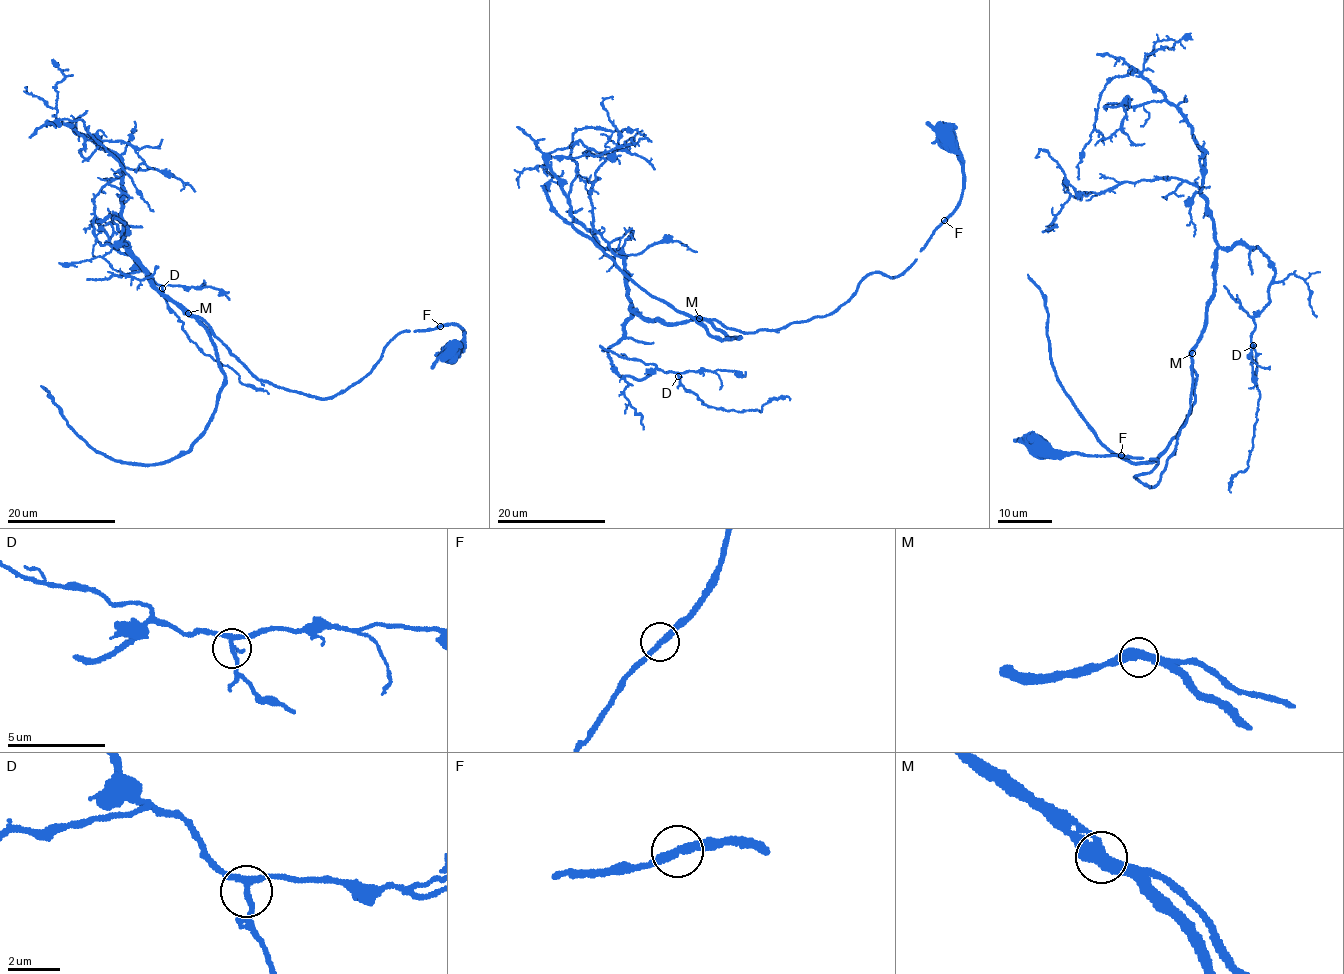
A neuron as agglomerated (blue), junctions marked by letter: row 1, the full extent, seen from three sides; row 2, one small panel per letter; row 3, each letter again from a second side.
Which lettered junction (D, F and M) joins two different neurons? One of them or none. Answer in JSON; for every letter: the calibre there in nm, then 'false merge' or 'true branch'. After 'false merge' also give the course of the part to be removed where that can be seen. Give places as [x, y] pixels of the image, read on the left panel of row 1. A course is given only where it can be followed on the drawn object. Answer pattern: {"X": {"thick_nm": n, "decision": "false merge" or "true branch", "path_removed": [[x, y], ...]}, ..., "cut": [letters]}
{"D": {"thick_nm": 190, "decision": "true branch"}, "F": {"thick_nm": 260, "decision": "true branch"}, "M": {"thick_nm": 440, "decision": "true branch"}, "cut": []}

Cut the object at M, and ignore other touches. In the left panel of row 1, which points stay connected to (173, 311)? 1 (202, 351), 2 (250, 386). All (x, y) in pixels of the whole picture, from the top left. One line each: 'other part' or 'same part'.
1: same part
2: same part

